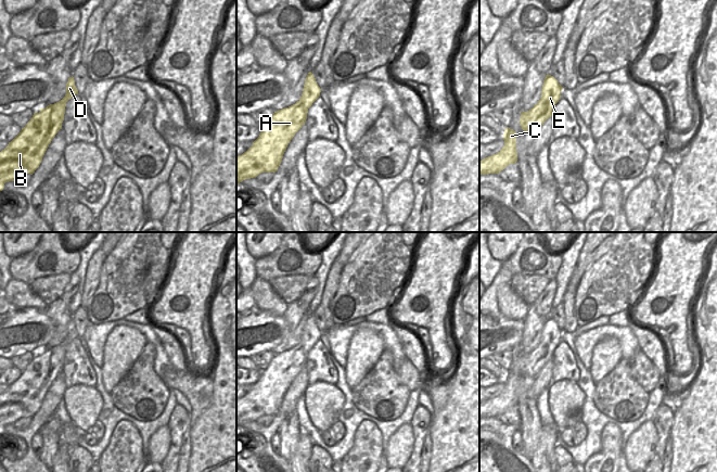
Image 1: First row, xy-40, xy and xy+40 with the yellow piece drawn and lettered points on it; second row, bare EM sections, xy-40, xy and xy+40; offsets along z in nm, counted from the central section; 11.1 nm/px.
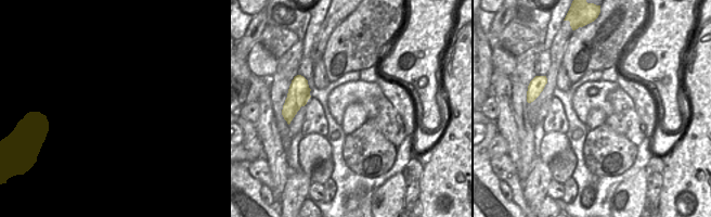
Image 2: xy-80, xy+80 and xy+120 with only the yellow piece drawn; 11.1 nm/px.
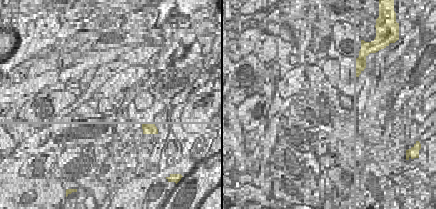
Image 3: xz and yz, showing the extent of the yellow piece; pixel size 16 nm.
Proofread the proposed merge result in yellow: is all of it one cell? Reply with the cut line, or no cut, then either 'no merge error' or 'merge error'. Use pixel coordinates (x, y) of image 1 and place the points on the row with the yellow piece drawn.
cut none; no merge error

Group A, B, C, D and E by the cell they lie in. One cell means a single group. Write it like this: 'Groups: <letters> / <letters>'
Groups: A B C D E.

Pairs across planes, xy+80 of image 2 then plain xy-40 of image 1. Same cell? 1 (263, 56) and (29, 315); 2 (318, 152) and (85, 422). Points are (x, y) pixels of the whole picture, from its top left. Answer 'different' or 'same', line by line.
1: different
2: same

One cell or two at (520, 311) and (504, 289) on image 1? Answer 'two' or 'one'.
one

